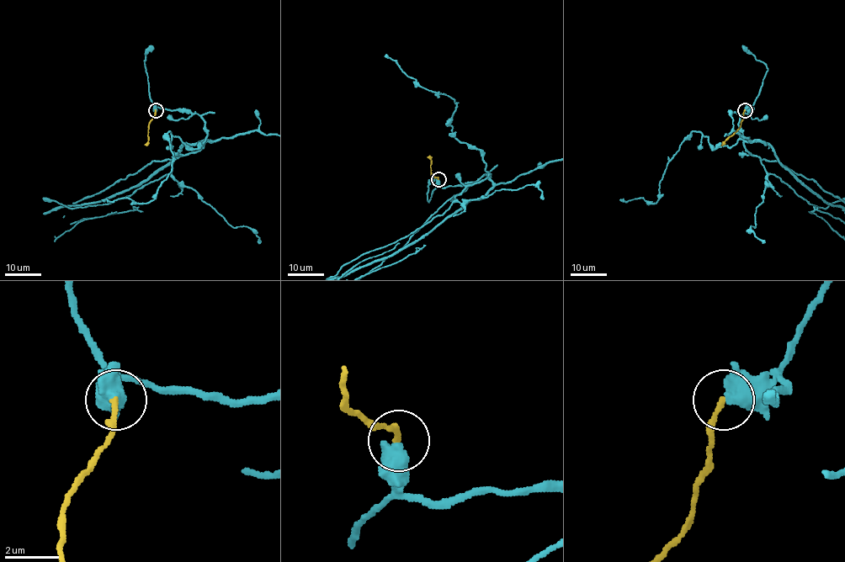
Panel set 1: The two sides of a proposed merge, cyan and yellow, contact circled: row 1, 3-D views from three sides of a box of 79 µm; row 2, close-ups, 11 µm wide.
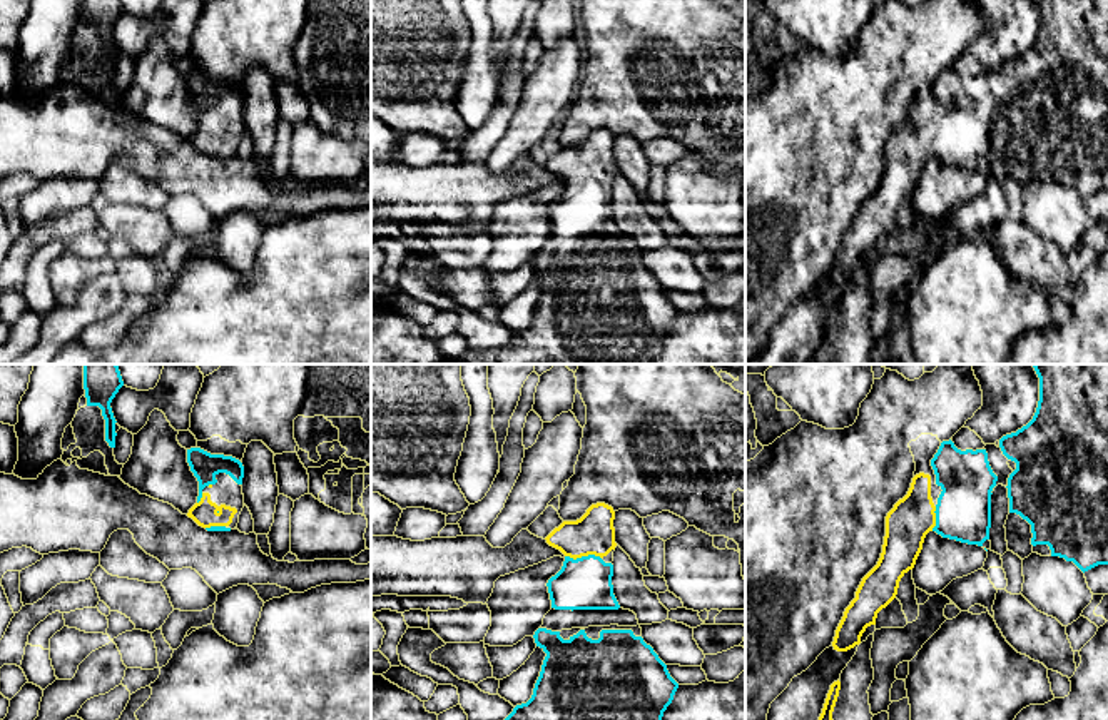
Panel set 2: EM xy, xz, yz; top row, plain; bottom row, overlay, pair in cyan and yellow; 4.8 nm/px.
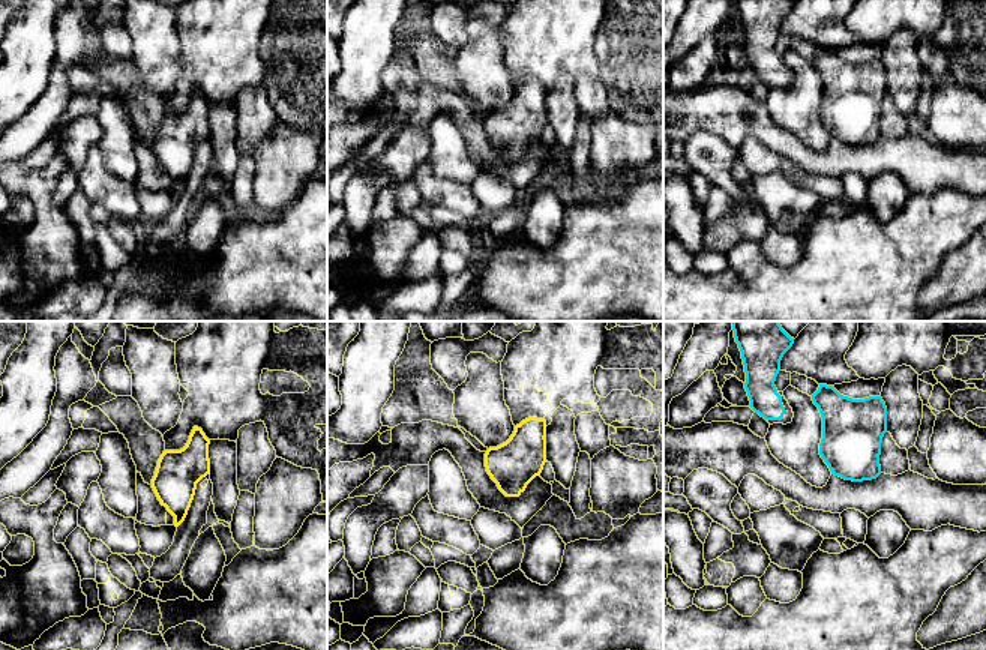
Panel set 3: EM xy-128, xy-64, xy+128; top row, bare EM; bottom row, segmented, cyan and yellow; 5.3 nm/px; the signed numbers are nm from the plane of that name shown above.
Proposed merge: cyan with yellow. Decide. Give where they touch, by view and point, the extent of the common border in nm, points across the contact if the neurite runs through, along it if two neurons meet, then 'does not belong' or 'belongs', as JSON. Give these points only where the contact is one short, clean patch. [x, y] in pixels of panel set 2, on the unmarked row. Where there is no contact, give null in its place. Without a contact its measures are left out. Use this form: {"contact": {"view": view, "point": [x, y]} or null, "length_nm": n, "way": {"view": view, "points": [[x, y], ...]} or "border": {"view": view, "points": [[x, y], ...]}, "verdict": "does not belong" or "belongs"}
{"contact": {"view": "xz", "point": [584, 182]}, "length_nm": 180, "way": {"view": "xz", "points": [[585, 209], [584, 182], [584, 169], [594, 159]]}, "verdict": "belongs"}

